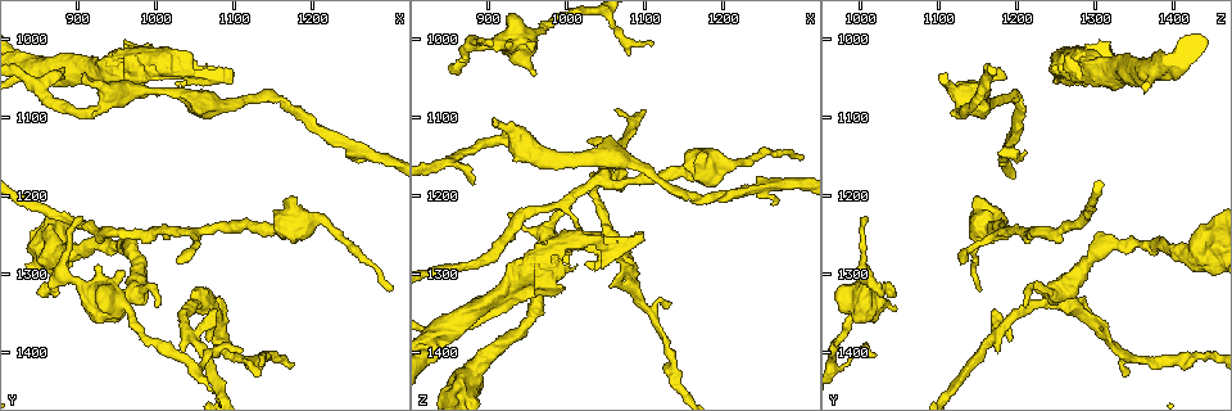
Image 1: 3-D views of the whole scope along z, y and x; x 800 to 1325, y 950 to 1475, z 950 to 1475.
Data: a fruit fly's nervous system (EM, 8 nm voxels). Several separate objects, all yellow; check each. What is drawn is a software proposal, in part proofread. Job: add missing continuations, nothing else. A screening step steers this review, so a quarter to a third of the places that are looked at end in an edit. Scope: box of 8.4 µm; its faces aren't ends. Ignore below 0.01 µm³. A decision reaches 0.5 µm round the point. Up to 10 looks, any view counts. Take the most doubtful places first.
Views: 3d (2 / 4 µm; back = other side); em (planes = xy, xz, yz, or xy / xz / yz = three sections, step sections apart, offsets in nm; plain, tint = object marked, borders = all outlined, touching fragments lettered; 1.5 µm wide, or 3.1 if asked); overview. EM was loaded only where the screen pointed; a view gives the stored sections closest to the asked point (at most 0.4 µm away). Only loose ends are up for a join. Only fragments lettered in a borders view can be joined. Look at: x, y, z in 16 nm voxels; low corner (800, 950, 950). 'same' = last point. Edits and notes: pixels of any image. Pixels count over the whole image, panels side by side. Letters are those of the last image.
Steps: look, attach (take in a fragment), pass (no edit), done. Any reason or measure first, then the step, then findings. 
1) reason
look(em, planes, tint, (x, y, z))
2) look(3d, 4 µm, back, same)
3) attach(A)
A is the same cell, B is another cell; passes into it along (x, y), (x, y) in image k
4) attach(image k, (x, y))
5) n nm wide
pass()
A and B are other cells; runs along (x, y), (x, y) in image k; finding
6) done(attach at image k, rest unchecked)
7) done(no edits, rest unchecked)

branch stops here
look(3d, 4 µm, (925, 1310, 1225))

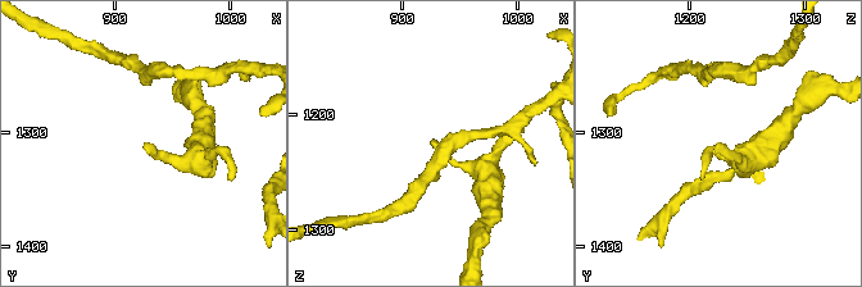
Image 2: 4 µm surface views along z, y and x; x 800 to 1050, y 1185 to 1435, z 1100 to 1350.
shape alone is not enough
look(em, planes, borders, (928, 1308, 1224))

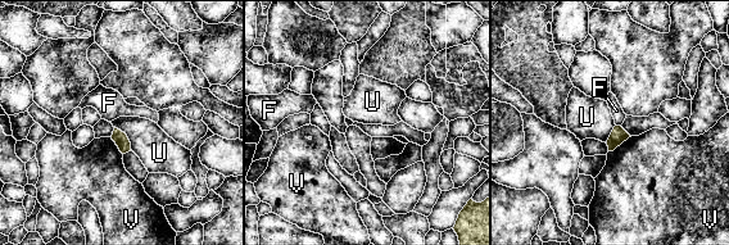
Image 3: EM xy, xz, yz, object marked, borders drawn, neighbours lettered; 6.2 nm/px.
pass()
F, U and V are other cells; border along (114, 126), (126, 135), (131, 149) in image 3; none of them fits

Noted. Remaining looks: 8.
an open end
look(3d, 4 µm, (910, 1045, 1105))

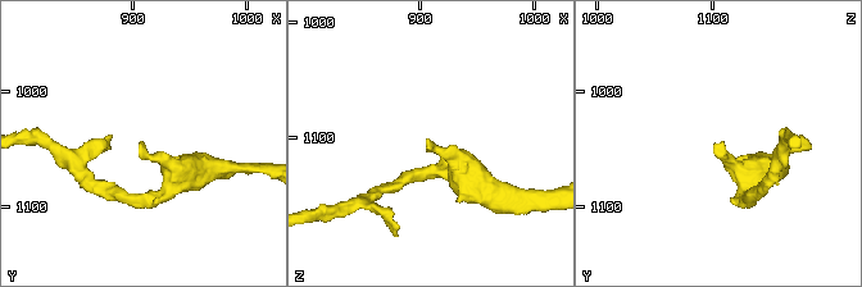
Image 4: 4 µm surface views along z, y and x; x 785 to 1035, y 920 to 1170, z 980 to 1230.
now the EM
look(em, xy, step 4, plain, (904, 1046, 1102))

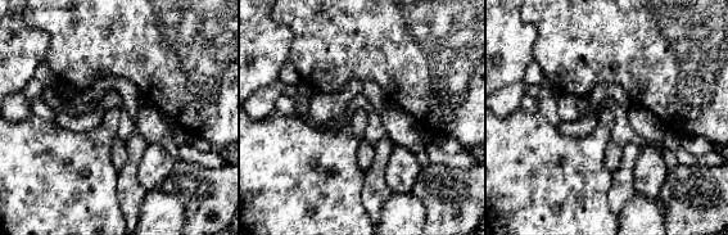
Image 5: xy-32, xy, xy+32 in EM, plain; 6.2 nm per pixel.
look(em, xy, step 4, borders, same)

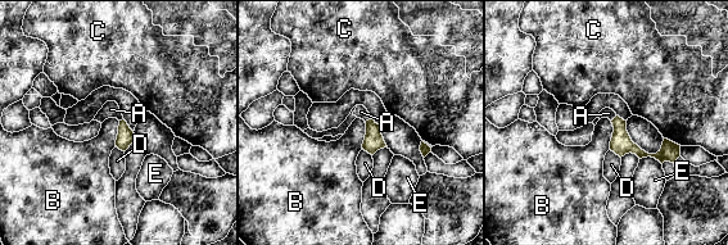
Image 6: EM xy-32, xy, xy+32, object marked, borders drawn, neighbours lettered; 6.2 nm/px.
attach(image 6, (361, 112))
A is the same cell, B, C, D and E are other cells; passes into it along (374, 140), (369, 119), (361, 112) in image 6; the neuron continues

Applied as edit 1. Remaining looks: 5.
look(overview)

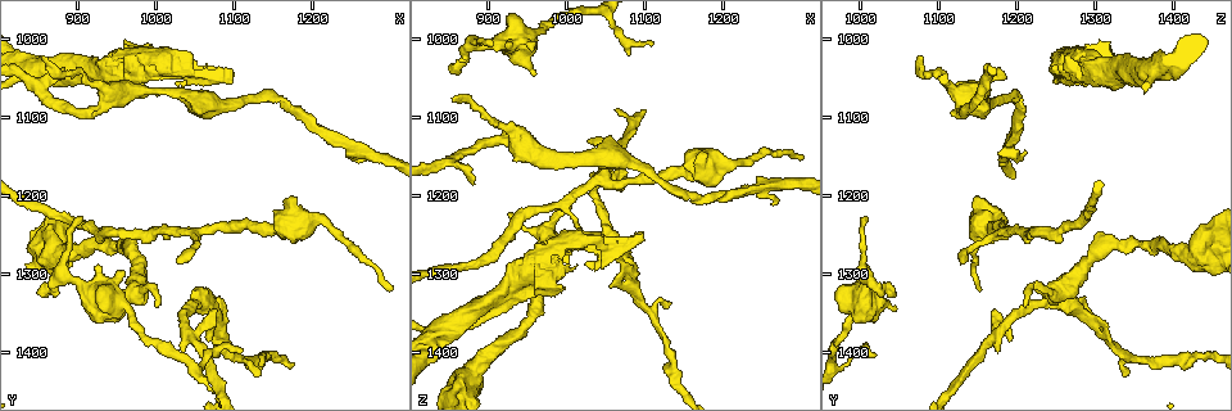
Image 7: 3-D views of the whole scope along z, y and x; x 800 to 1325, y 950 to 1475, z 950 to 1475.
an open end
look(3d, 4 µm, (865, 1325, 1045))

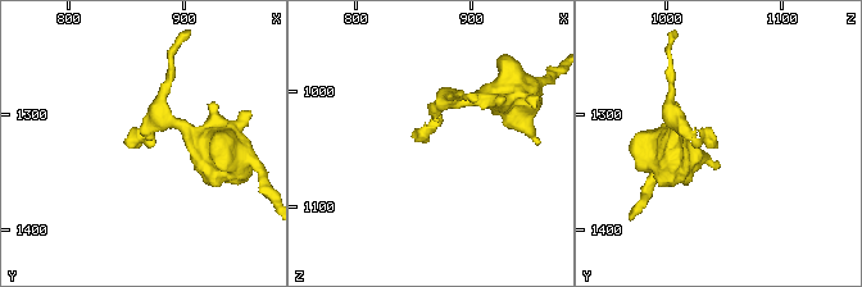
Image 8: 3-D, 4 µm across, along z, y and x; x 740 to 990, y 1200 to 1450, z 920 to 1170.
look(em, planes, tint, (862, 1326, 1046))

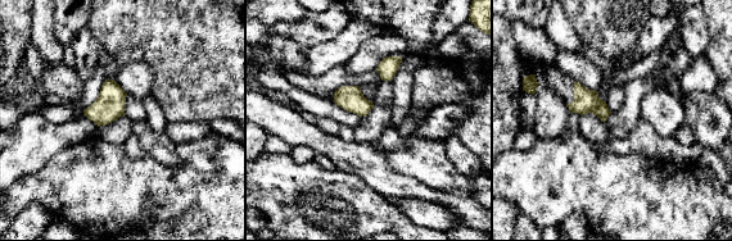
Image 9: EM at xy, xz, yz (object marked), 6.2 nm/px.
look(em, planes, borders, same)

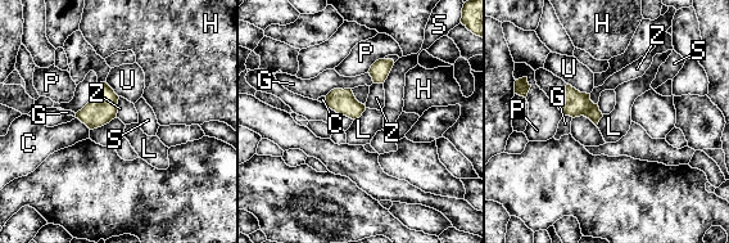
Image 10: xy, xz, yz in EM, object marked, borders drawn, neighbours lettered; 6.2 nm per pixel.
pass()
C, G, H, L, P, S, U and Z are other cells; border along (366, 108), (354, 120) in image 10; no lettered fragment goes on from it

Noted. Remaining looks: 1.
done(attach at image 6, rest unchecked)

